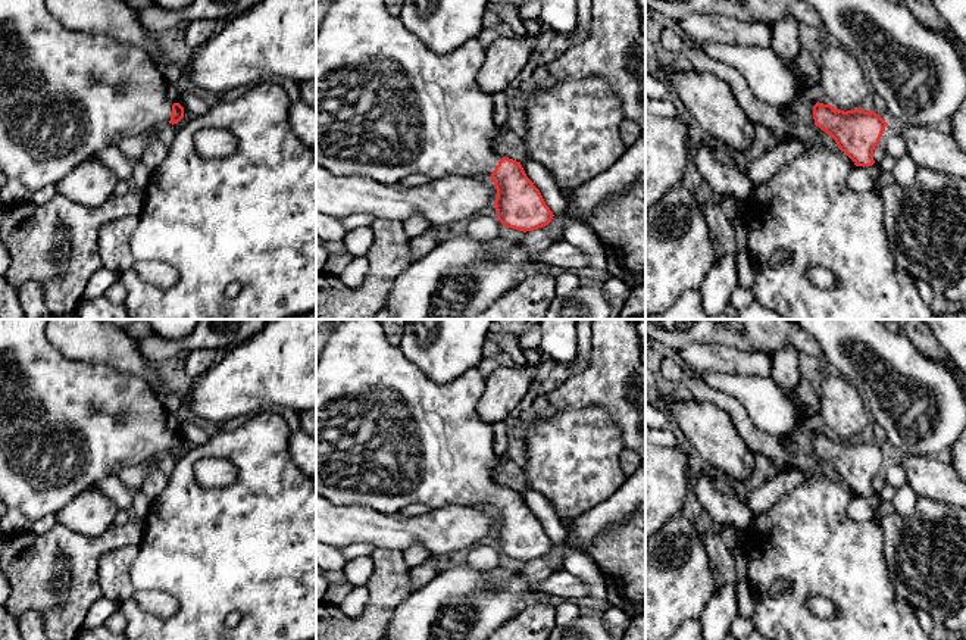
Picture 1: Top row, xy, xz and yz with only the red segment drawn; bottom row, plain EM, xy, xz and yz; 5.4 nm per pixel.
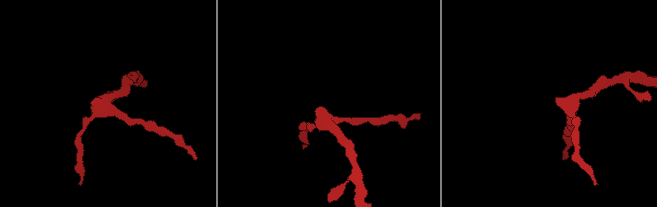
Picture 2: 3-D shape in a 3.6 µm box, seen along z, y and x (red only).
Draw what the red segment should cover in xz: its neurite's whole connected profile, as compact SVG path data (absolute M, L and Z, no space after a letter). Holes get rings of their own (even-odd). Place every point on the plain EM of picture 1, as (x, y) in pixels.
M337 319L316 365L316 493L341 506L368 506L382 513L422 503L431 509L447 503L487 505L495 515L495 540L506 558L532 561L548 555L553 541L526 506L520 491L493 480L498 465L494 425L476 412L485 378L476 368L446 384L432 383L393 346L378 319Z

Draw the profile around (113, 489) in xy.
M110 477L94 484L107 499L110 499L119 509L132 509L132 500L138 490L125 486L118 477Z

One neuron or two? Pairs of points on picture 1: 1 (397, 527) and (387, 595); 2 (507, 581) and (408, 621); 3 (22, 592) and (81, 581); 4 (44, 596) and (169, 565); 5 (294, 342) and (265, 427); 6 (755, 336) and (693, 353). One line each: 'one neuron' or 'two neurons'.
1: two neurons
2: one neuron
3: one neuron
4: two neurons
5: two neurons
6: two neurons

